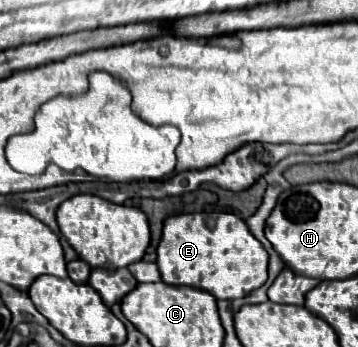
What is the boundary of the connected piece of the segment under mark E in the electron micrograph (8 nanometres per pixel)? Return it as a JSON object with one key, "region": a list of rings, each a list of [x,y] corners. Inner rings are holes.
{"region":[[[231,212],[173,214],[163,226],[157,248],[161,280],[175,286],[193,286],[213,294],[217,300],[247,296],[267,280],[267,250],[247,230],[247,224]]]}

